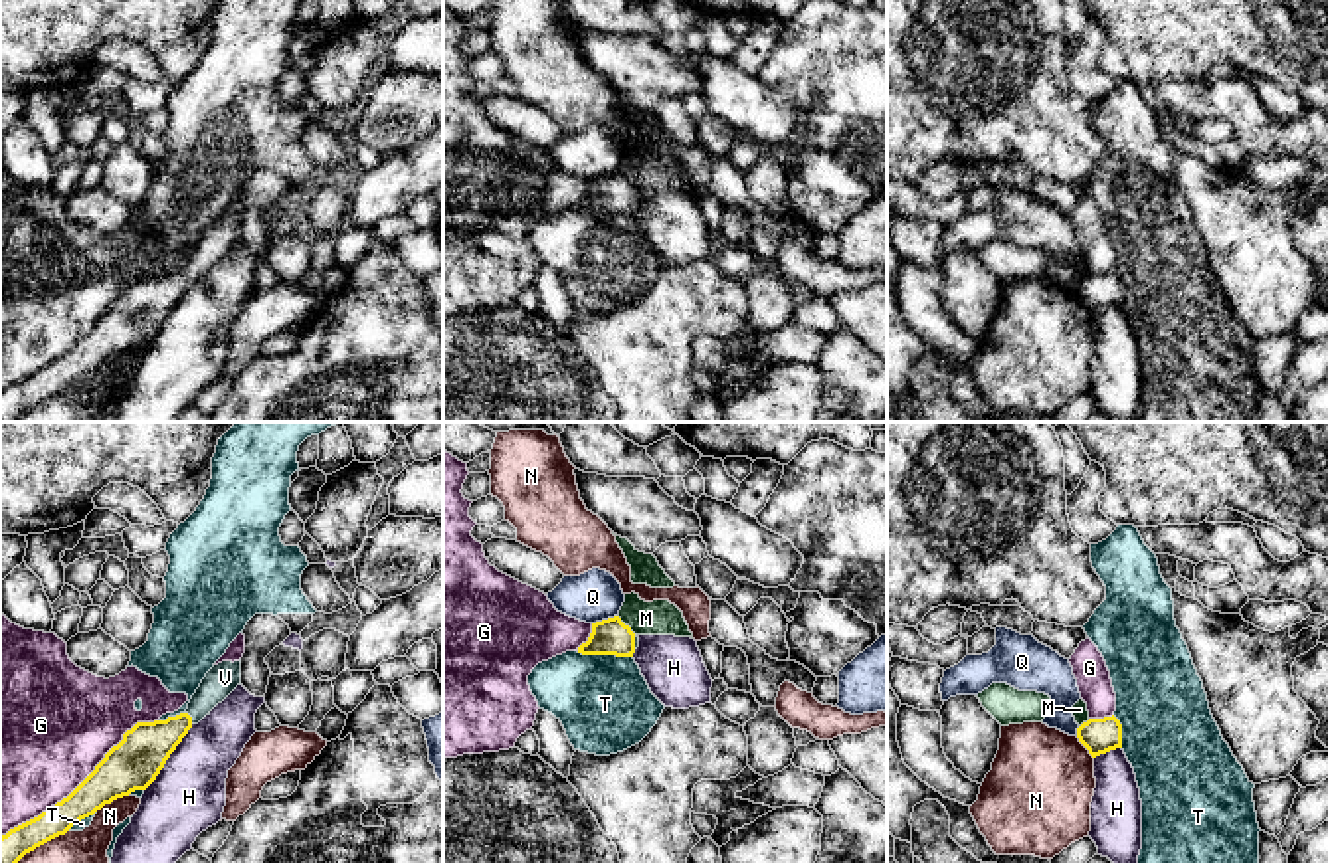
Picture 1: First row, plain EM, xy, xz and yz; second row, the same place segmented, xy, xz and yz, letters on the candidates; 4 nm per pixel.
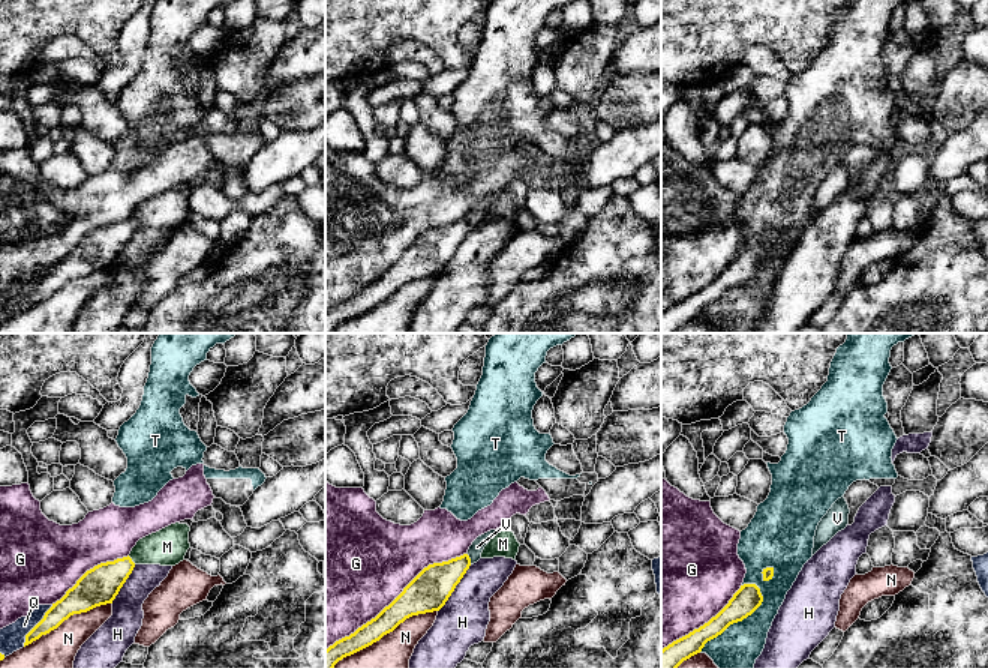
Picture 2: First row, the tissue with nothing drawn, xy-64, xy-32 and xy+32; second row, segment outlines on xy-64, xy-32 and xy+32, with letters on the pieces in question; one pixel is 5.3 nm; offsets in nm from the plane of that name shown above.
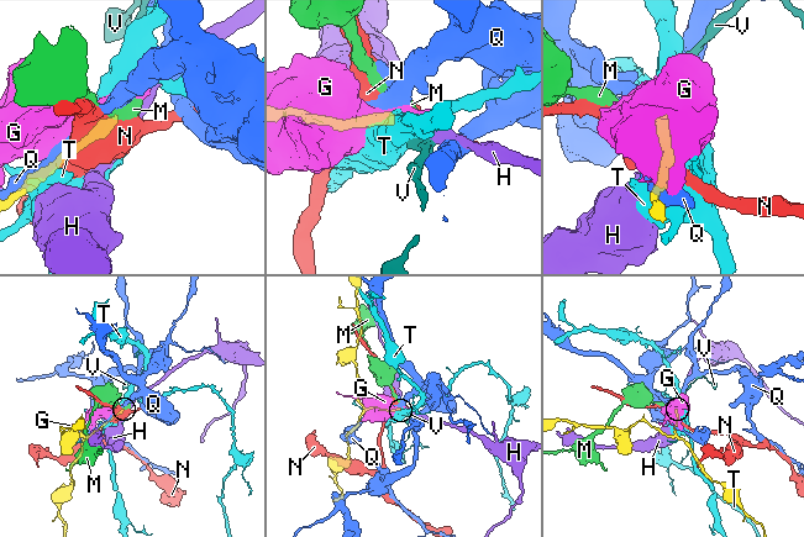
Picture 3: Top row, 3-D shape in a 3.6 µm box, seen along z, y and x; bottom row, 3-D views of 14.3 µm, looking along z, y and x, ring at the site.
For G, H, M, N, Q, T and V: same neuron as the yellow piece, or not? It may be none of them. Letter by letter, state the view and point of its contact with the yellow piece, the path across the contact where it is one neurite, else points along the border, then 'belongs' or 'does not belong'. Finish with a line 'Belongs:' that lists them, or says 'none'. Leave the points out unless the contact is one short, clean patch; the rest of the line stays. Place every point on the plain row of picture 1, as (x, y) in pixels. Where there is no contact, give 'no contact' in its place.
G: xy (82, 339) | does not belong
H: xy (169, 313) | along xy (192, 282), (145, 347) | does not belong
M: xz (624, 181) | along xz (618, 171), (636, 191) | does not belong
N: xy (111, 357) | does not belong
Q: xz (604, 177) | does not belong
T: xz (604, 210) | does not belong
V: xy (190, 274) | across xy (145, 305), (190, 274), (224, 234) | belongs
Belongs: V

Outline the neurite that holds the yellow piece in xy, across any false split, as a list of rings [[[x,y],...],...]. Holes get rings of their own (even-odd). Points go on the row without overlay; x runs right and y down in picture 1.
[[[241,216],[222,218],[206,230],[184,269],[166,277],[137,279],[67,354],[0,394],[0,422],[16,422],[26,410],[65,392],[105,360],[146,346],[188,287],[238,241]]]

